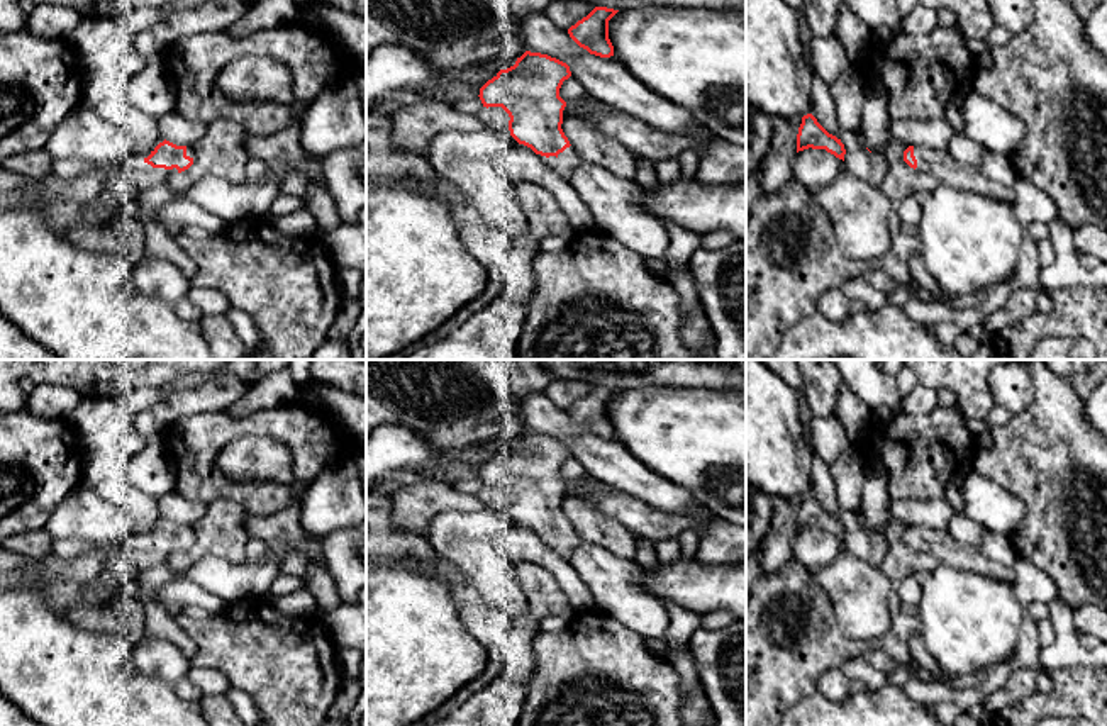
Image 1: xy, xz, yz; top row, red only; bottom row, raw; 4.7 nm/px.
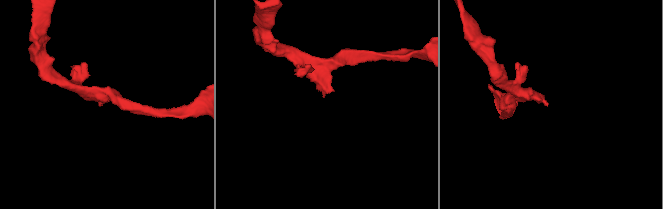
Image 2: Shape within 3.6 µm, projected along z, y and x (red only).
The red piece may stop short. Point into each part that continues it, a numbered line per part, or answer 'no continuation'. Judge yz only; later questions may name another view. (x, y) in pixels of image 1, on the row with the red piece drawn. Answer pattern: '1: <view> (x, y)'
1: yz (946, 170)

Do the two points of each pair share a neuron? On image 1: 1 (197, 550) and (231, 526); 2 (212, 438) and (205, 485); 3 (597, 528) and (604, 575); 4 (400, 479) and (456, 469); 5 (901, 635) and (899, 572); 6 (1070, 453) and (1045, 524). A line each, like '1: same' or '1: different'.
1: same
2: same
3: different
4: different
5: same
6: same

